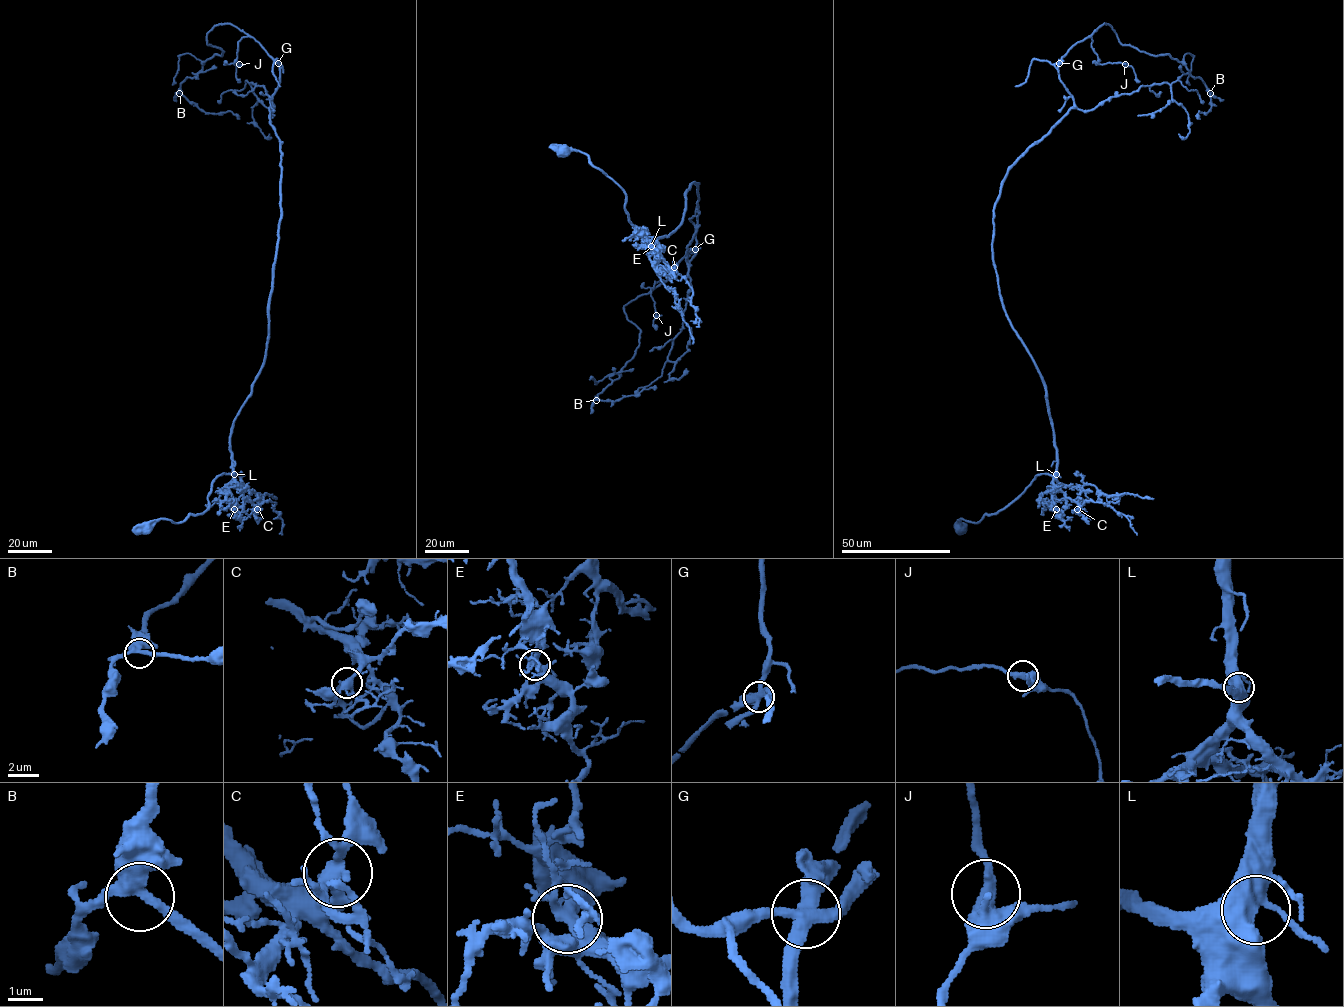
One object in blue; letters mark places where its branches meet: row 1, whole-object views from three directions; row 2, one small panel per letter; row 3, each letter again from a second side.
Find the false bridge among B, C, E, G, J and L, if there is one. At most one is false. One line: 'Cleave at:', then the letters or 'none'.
Cleave at: G

